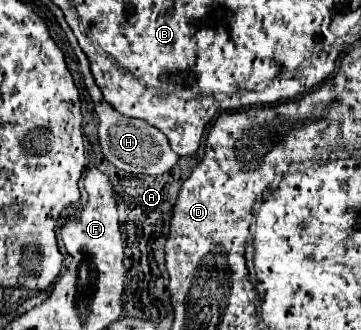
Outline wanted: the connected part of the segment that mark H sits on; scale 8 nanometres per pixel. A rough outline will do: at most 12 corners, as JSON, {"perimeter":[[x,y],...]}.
{"perimeter":[[80,61],[104,159],[126,175],[168,173],[178,155],[146,121],[112,111]]}

